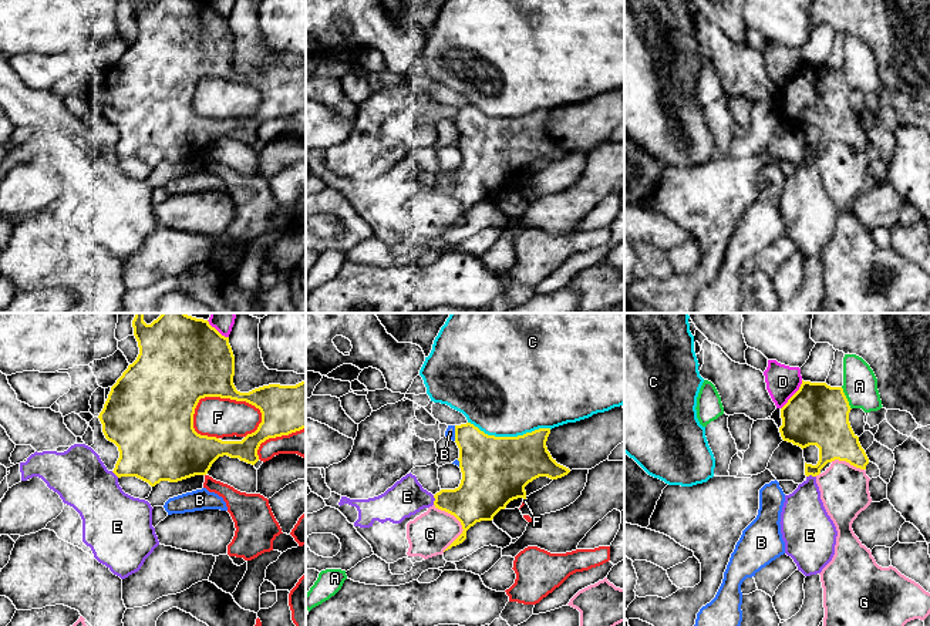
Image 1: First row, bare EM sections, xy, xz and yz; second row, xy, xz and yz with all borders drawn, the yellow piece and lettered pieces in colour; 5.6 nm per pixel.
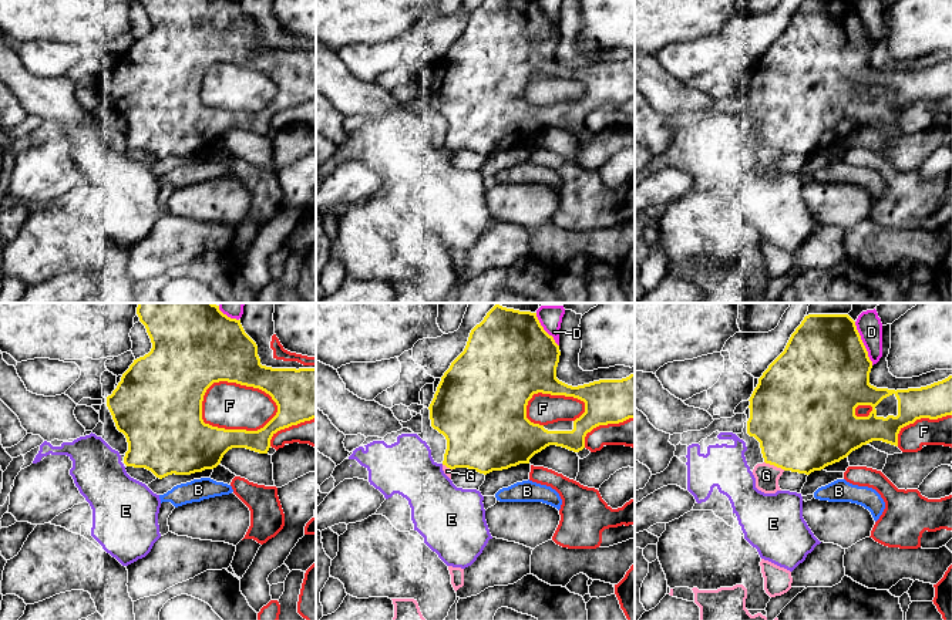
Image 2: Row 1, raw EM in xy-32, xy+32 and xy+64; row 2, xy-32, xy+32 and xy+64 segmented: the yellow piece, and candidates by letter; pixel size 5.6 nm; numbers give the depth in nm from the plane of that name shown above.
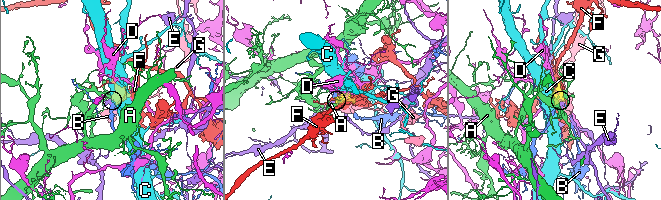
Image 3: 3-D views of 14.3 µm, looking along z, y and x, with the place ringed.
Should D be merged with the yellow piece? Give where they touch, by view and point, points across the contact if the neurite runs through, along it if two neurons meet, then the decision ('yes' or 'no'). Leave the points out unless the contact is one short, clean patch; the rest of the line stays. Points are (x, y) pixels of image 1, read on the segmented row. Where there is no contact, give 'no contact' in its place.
yz (794, 394) | no

